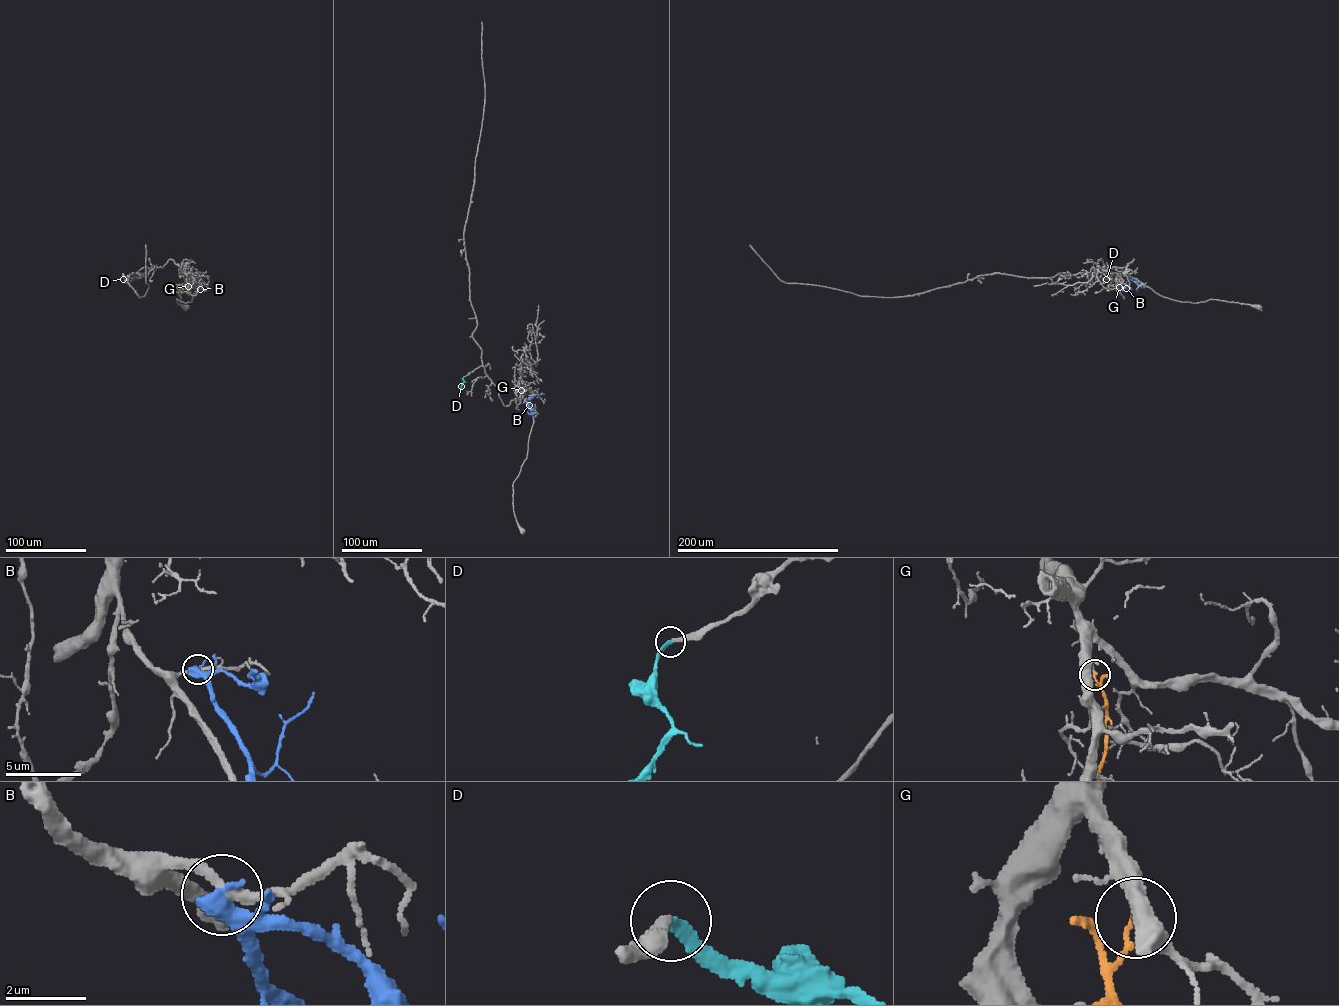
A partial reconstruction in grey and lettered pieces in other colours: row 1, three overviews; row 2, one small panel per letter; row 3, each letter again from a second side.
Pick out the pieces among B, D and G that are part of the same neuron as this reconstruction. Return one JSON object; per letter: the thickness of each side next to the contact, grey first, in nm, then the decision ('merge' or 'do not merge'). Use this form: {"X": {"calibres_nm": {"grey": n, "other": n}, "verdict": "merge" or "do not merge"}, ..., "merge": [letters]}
{"B": {"calibres_nm": {"grey": 240, "other": 600}, "verdict": "do not merge"}, "D": {"calibres_nm": {"grey": 200, "other": 280}, "verdict": "merge"}, "G": {"calibres_nm": {"grey": 130, "other": 90}, "verdict": "do not merge"}, "merge": ["D"]}

